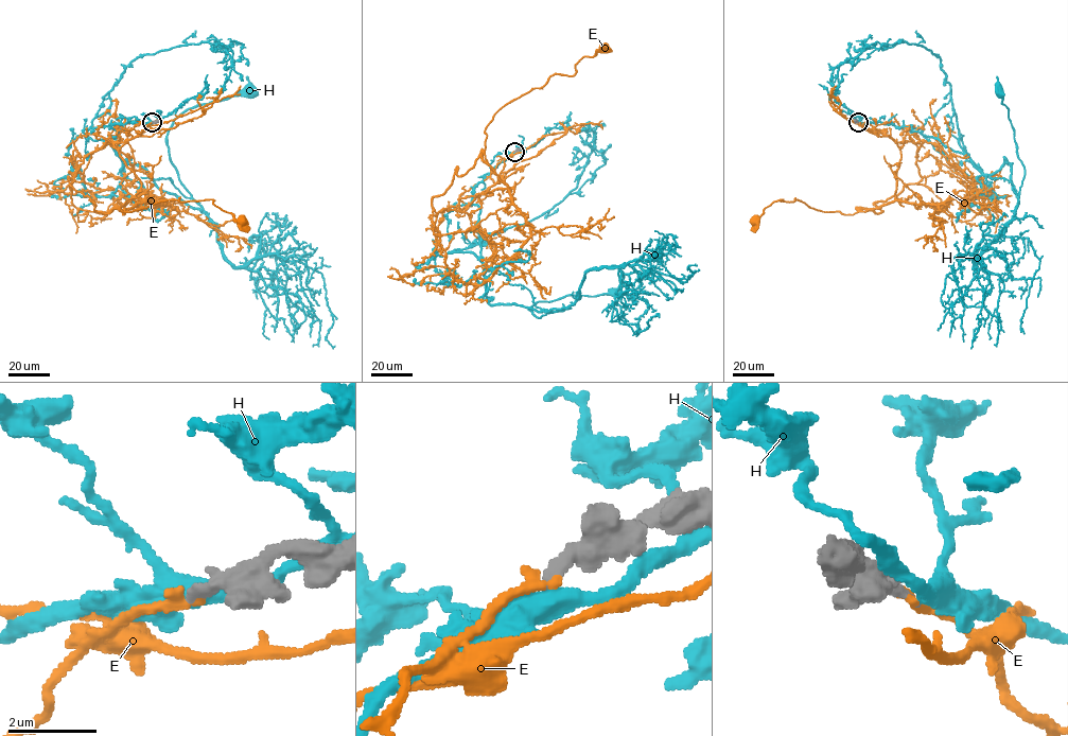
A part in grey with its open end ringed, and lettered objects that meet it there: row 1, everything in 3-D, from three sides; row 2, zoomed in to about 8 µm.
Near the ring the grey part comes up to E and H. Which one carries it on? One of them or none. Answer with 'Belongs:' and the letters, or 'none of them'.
Belongs: E

